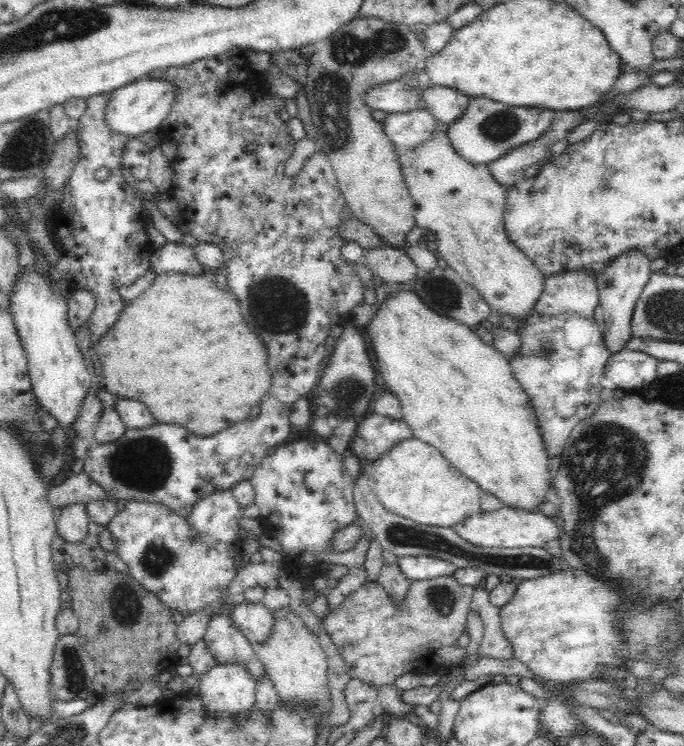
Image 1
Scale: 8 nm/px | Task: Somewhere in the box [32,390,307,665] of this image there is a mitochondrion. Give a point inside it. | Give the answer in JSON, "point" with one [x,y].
{"point":[143,464]}

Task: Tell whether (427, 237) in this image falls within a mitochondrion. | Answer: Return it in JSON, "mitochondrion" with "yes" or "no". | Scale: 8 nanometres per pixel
{"mitochondrion":"no"}

